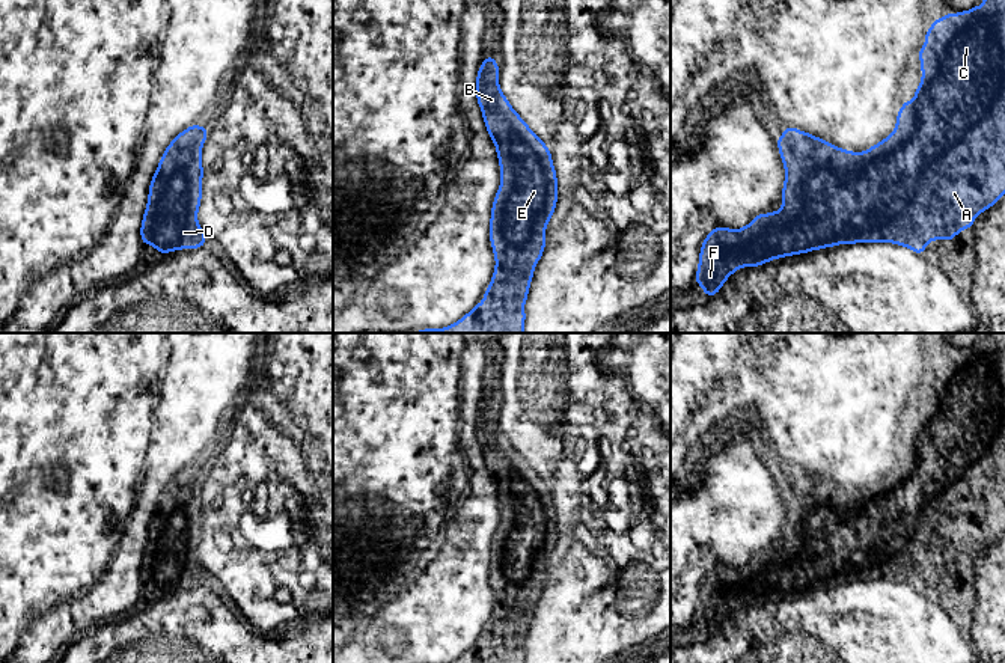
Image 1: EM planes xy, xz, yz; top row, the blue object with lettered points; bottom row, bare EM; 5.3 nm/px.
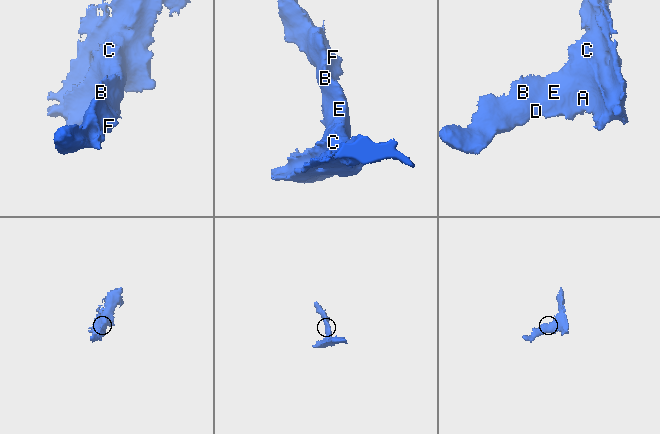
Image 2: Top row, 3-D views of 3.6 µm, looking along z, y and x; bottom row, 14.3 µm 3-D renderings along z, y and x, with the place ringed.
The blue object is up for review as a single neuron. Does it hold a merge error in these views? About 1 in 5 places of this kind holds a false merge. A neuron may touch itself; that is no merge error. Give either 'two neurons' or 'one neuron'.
one neuron

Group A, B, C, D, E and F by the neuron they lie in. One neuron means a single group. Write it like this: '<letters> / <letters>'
A B C D E F

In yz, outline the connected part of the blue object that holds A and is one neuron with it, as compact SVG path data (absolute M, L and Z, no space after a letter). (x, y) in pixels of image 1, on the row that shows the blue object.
M984 0L982 6L973 6L970 11L948 14L933 21L925 32L927 42L921 47L918 59L922 62L921 84L915 89L915 101L904 99L897 113L895 130L881 142L863 152L851 152L841 149L827 140L800 131L794 127L784 127L784 136L776 137L780 160L785 167L785 181L782 188L782 209L768 214L758 214L741 229L714 228L704 240L699 252L699 265L695 283L699 283L707 297L714 297L728 277L741 267L759 267L768 261L808 253L838 244L856 243L894 243L904 246L918 255L924 255L924 249L931 240L955 240L961 229L972 229L975 217L991 208L1005 194L1005 0Z

